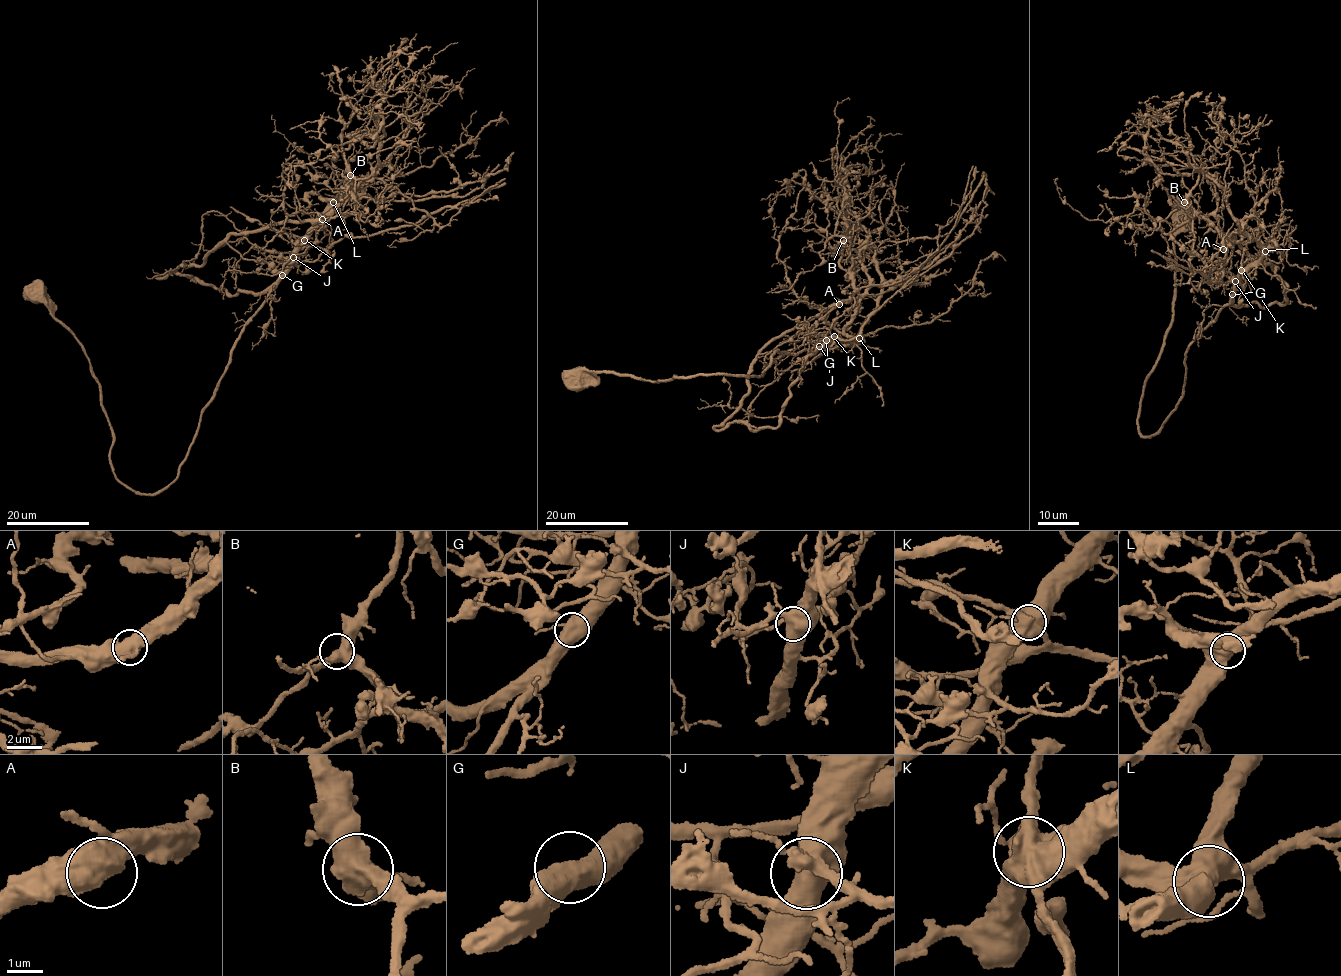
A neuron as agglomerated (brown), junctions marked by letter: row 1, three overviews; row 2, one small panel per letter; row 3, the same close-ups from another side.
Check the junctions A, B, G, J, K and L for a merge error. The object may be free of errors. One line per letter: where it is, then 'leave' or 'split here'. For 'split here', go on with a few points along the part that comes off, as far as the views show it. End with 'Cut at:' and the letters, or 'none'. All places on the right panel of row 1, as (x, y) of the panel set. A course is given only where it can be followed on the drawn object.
A: (1223, 249) | leave
B: (1184, 202) | leave
G: (1232, 294) | leave
J: (1235, 281) | leave
K: (1241, 270) | split here | (1241, 270), (1246, 282), (1244, 287), (1235, 279), (1227, 283), (1213, 283), (1199, 272), (1188, 274), (1150, 250)
L: (1265, 251) | leave
Cut at: K

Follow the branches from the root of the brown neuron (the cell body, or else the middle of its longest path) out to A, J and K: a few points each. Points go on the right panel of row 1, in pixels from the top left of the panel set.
A: (1184, 209), (1143, 437), (1182, 396), (1188, 345), (1263, 253), (1226, 236), (1223, 249)
J: (1184, 209), (1170, 327), (1137, 419), (1143, 437), (1176, 406), (1187, 348), (1229, 303), (1235, 281)
K: (1184, 209), (1170, 327), (1137, 419), (1143, 437), (1176, 406), (1187, 348), (1229, 303), (1241, 270)

